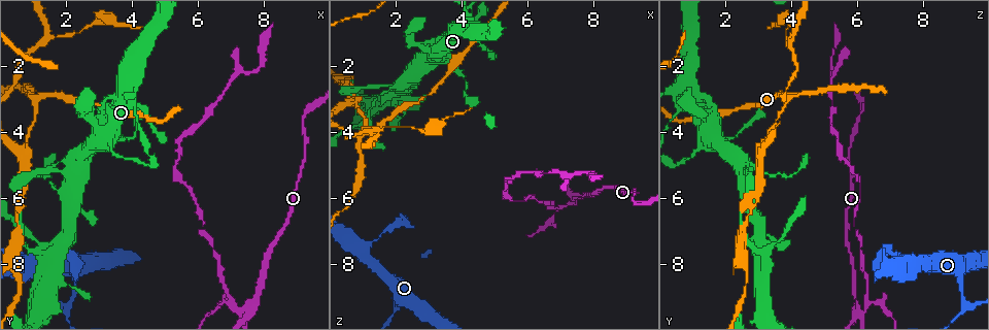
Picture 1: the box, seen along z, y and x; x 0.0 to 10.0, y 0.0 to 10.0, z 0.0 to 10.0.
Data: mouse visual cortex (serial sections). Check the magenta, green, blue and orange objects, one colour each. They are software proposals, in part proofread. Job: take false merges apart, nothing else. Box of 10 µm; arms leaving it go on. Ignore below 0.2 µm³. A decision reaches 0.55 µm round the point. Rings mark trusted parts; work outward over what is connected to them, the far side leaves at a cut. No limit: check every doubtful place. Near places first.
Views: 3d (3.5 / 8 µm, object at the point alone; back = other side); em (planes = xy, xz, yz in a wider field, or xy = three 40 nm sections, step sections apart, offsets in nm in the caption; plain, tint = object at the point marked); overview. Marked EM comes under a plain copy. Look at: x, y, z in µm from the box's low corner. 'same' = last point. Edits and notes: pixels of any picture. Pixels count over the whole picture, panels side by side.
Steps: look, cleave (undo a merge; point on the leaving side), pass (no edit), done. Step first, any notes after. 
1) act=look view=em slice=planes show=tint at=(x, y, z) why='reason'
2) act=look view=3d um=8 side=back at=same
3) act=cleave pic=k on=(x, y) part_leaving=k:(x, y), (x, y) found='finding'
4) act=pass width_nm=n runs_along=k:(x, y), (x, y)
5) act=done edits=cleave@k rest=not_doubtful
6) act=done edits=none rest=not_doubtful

act=look view=3d um=8 at=(1.80, 7.60, 3.10) why='three-way junction'

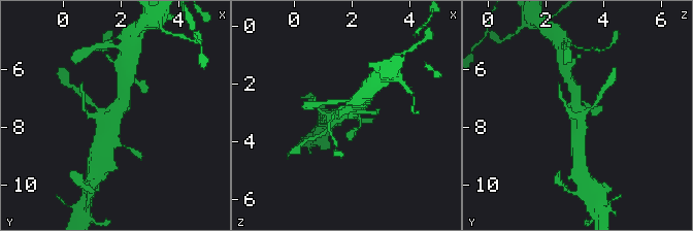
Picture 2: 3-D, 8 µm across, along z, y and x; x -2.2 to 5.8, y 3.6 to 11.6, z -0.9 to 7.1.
act=look view=3d um=3.5 side=back at=same why='zoom in'

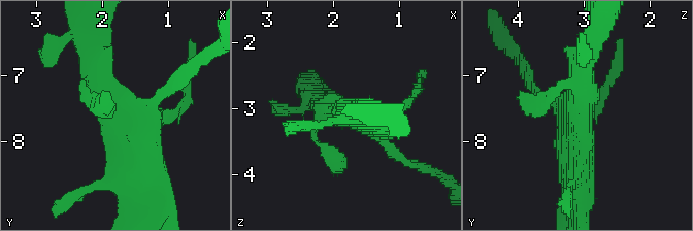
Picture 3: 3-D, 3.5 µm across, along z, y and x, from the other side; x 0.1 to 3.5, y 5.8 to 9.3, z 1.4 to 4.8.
act=look view=em slice=xy step=3 show=tint at=(1.75, 7.60, 3.05)

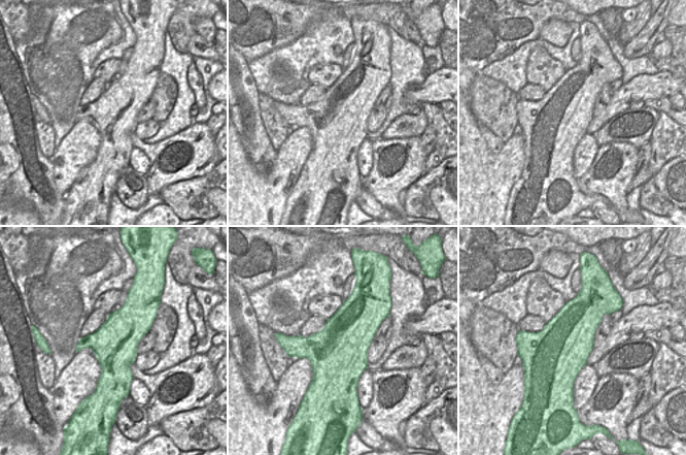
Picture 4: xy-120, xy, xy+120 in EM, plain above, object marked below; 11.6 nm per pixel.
act=pass runs_along=3:(87, 56), (134, 183) found='all the same cell'

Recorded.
act=look view=3d um=3.5 at=(1.20, 3.00, 3.95) why='arms part here'

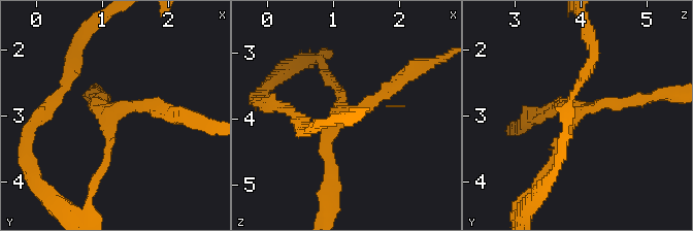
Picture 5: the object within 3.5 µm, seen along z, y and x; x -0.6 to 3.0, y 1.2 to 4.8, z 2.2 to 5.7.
act=look view=em slice=xy step=3 show=tint at=(1.25, 2.95, 3.90)

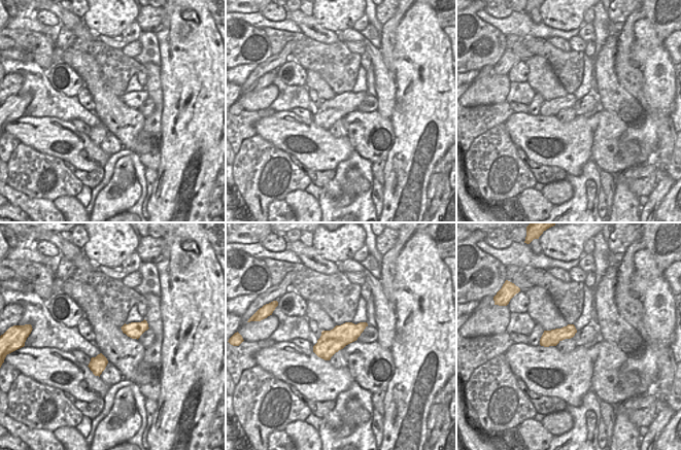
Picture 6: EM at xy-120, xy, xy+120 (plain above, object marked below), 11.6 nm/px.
act=pass width_nm=260 runs_along=5:(173, 116), (120, 108), (101, 172) found='one cell here'

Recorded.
act=look view=3d um=8 side=back at=(0.85, 4.45, 3.05) why='abrupt turn'

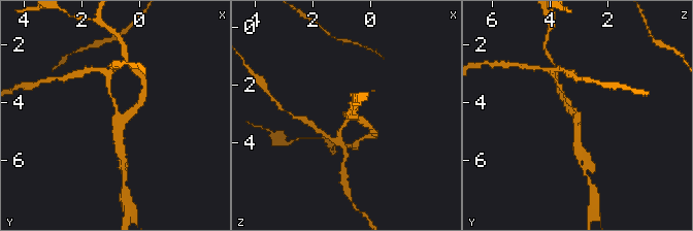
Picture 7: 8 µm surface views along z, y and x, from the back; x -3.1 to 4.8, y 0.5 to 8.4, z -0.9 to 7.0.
act=look view=em slice=xy step=5 show=tint at=same arms=3 arm_widths_nm=150,200,250

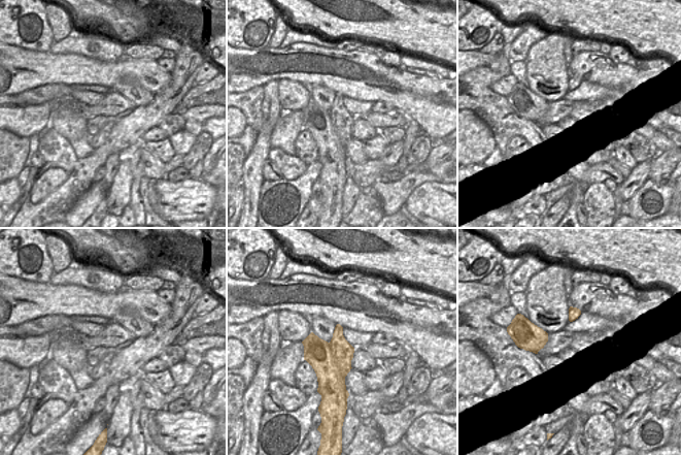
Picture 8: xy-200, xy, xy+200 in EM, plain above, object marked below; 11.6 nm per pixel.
act=cleave pic=7 on=(124, 190) border=8:(329, 343), (335, 387), (345, 394) found='two cells meet here'

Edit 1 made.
act=look view=overview why='see it whole again'

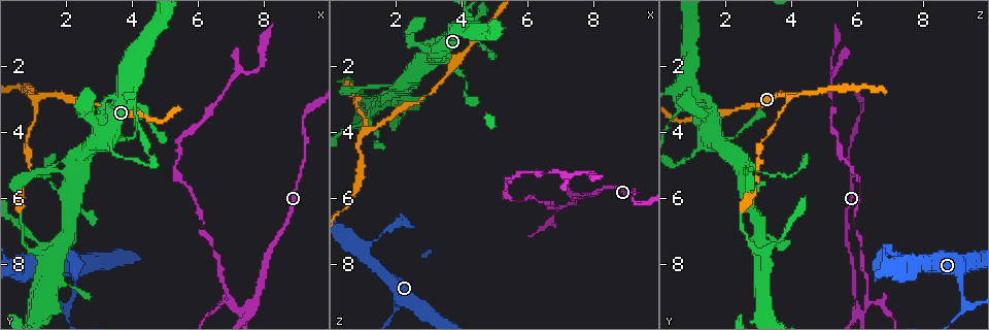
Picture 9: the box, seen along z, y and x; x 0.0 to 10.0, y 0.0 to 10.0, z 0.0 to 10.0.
act=look view=3d um=3.5 at=(7.65, 9.15, 5.95) why='a fork'

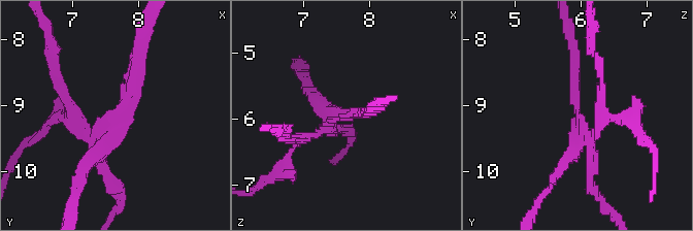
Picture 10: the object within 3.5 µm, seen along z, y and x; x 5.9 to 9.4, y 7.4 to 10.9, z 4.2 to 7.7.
act=look view=em slice=xy step=2 show=tint at=(7.70, 9.05, 5.90)

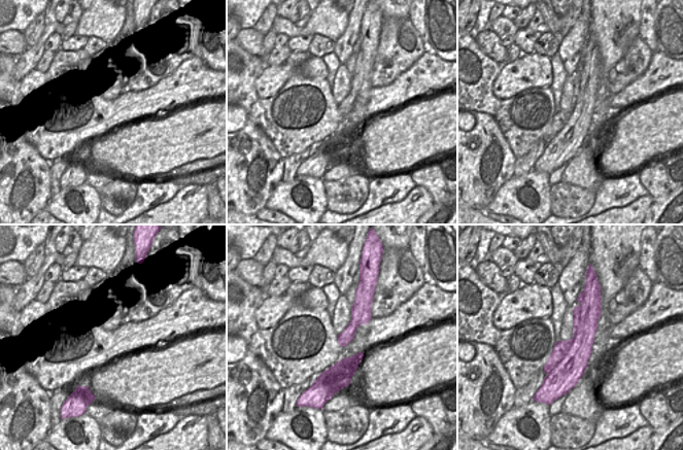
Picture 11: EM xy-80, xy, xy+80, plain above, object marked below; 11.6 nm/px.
act=look view=em slice=xy step=1 show=tint at=same why='another direction'

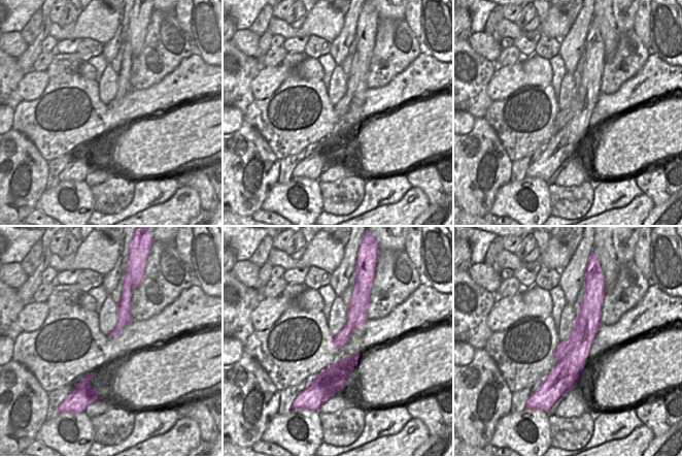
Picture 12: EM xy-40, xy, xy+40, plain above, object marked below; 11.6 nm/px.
act=cleave pic=10 on=(597, 110) part_leaving=10:(585, 130), (600, 121), (597, 61) found='a second cell is stuck on'

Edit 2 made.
act=done edits=cleave@7,cleave@10 rest=not_doubtful

